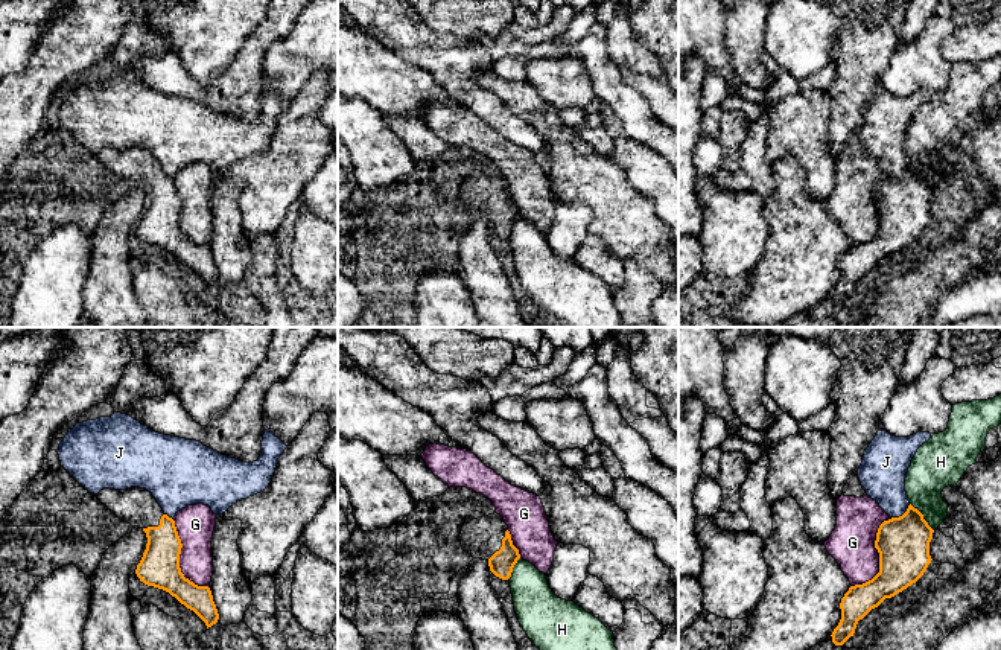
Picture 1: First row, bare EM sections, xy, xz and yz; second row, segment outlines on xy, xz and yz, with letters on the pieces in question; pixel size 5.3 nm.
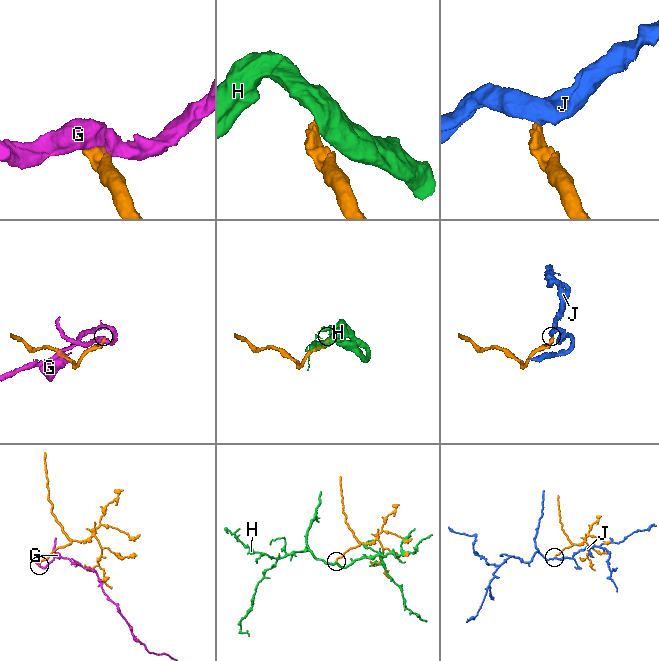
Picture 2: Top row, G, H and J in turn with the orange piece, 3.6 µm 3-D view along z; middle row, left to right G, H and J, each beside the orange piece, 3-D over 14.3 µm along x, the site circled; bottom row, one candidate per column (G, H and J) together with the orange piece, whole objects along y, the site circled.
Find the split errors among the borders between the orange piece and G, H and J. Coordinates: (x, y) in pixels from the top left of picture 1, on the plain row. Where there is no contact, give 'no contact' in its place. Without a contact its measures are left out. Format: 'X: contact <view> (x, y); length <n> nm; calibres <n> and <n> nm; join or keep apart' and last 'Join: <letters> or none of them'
G: contact yz (880, 215); length 420 nm; calibres 280 and 240 nm; keep apart
H: contact yz (922, 175); length 200 nm; calibres 280 and 220 nm; keep apart
J: contact yz (902, 174); length 130 nm; calibres 280 and 240 nm; keep apart
Join: none of them

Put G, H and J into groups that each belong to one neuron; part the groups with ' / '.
G / H / J

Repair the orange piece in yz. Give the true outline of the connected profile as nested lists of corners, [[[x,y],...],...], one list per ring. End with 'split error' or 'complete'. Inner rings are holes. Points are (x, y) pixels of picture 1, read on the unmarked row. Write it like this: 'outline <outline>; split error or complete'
outline [[[911,163],[899,177],[884,180],[876,192],[879,231],[863,244],[850,245],[840,262],[841,279],[832,301],[843,304],[853,295],[856,283],[885,257],[916,242],[931,222],[930,201],[934,189]]]; complete

